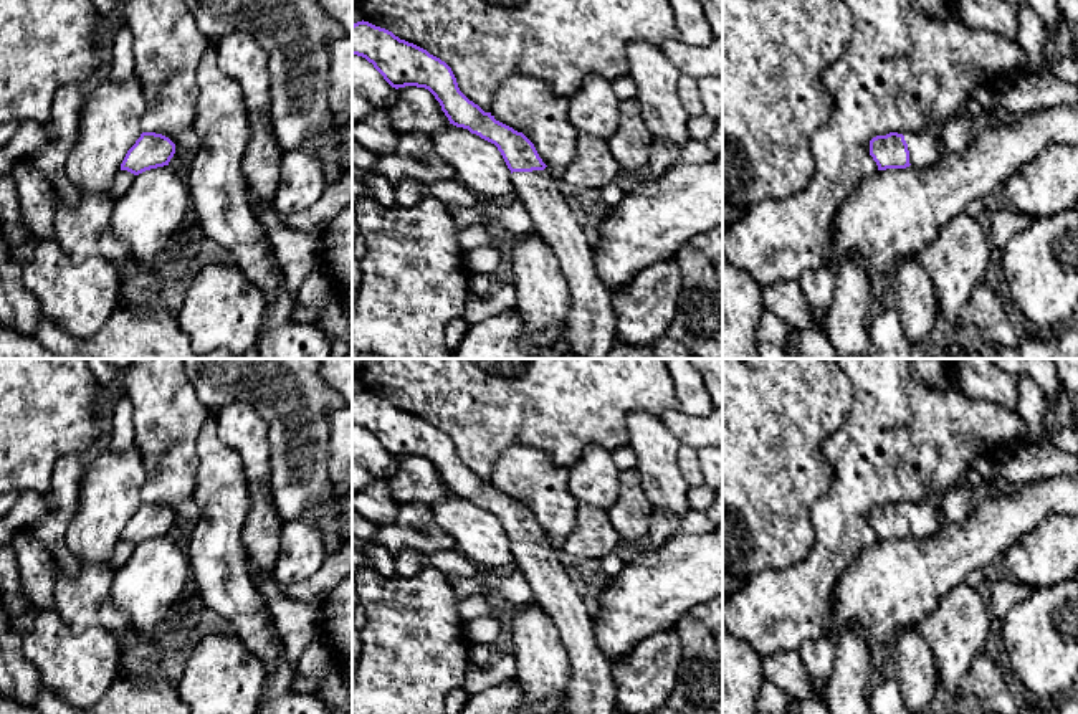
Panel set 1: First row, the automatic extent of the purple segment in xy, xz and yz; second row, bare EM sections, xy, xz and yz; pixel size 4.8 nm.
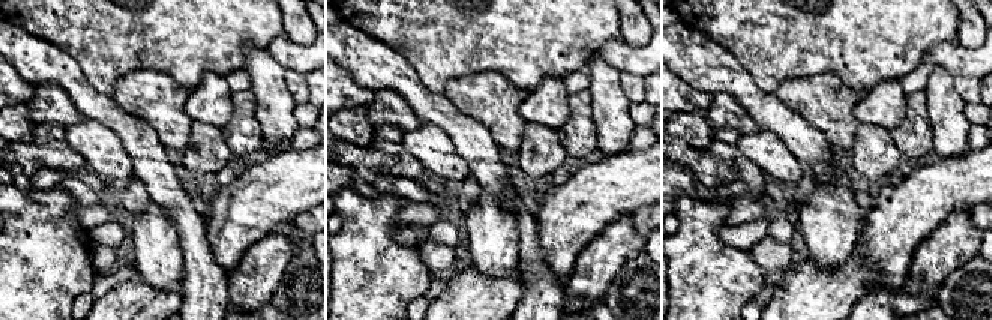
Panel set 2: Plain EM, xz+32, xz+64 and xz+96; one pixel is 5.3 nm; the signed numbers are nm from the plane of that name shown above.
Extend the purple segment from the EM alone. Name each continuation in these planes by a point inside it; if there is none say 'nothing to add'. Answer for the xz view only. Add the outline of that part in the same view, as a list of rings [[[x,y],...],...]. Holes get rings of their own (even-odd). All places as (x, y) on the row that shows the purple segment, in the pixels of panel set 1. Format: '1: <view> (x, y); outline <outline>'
1: xz (591, 328); outline [[[544,170],[513,172],[513,193],[527,210],[534,230],[556,253],[570,289],[570,312],[565,321],[567,352],[579,359],[607,359],[617,342],[617,317],[610,289],[602,283],[594,264],[594,251],[579,221],[577,207],[570,205],[557,187],[557,180]]]

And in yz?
1: yz (925, 147); outline [[[936,131],[908,132],[904,140],[908,144],[911,167],[926,167],[946,155]]]

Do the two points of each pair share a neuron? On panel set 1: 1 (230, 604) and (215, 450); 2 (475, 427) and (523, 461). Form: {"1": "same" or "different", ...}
{"1": "same", "2": "different"}

